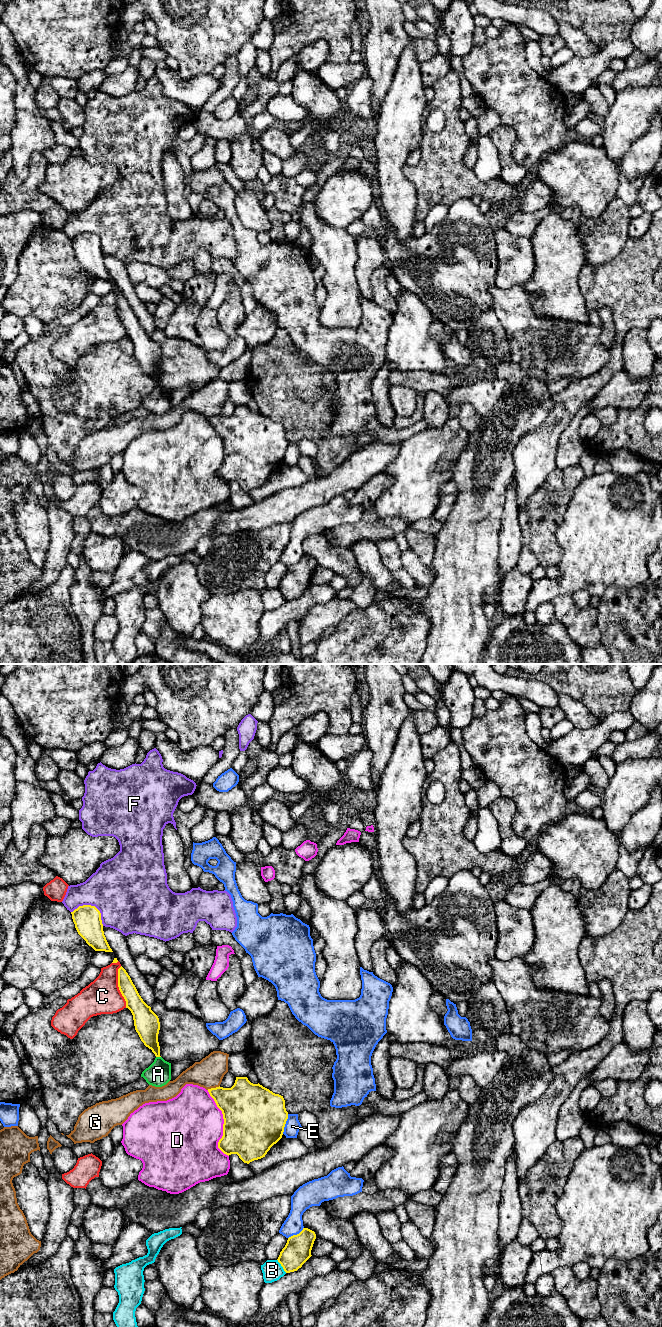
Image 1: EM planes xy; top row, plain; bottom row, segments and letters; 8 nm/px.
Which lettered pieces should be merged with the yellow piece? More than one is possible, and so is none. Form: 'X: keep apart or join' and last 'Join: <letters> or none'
A: keep apart
B: keep apart
C: keep apart
D: keep apart
E: keep apart
F: keep apart
G: keep apart
Join: none

